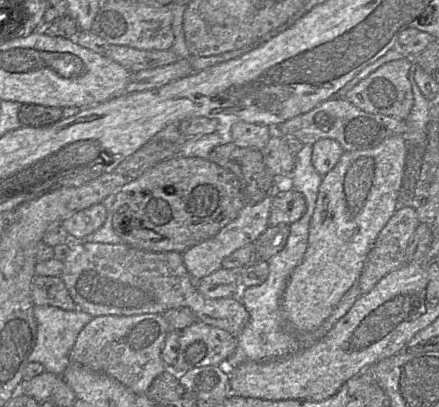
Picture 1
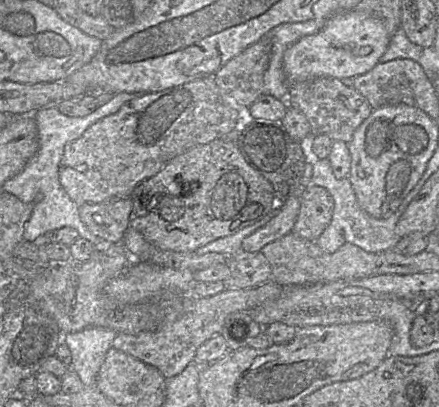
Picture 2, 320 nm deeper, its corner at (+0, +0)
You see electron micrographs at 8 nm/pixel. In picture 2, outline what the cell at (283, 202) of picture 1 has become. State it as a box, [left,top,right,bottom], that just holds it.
[291,185,333,241]

